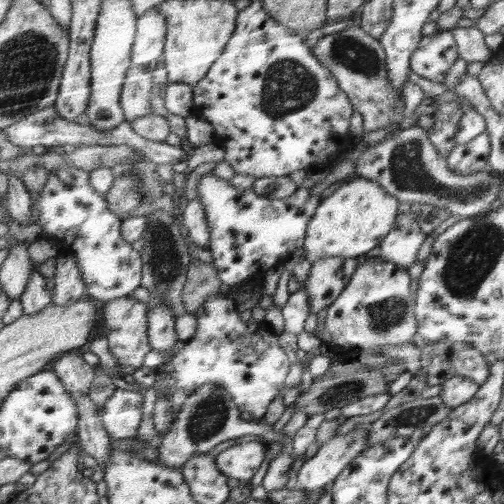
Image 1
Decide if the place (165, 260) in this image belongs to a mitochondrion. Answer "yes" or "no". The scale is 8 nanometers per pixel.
yes

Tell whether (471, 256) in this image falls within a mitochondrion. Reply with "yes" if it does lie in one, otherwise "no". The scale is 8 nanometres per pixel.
yes

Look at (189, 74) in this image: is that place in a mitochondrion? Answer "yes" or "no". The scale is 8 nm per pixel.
no

